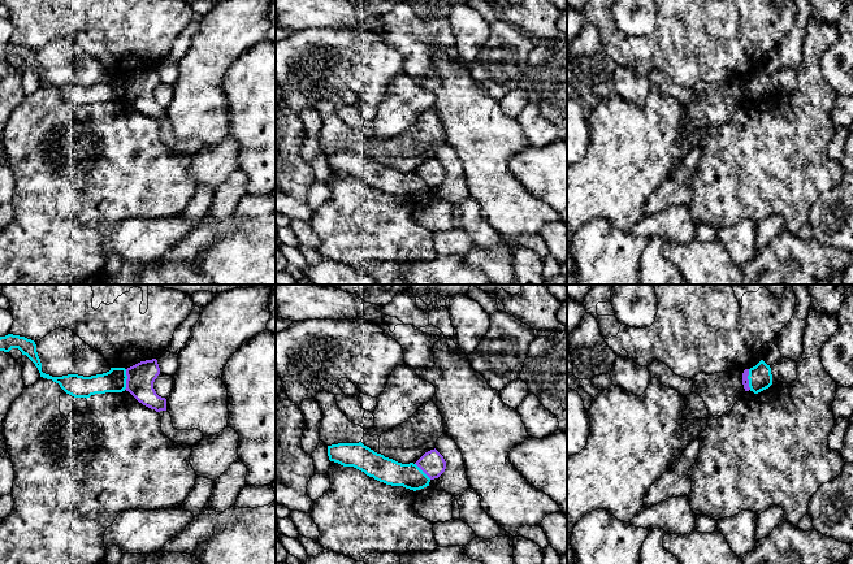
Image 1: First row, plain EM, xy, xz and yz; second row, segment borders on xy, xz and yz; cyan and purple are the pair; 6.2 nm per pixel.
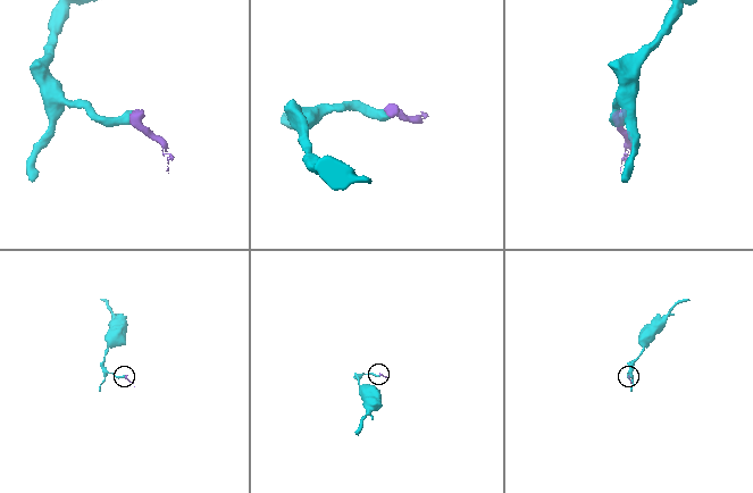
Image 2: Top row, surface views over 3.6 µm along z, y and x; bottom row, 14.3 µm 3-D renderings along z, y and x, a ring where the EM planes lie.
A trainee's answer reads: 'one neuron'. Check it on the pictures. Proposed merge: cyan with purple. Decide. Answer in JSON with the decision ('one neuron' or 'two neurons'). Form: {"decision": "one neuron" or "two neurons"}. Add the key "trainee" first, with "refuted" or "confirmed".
{"trainee": "refuted", "decision": "two neurons"}

